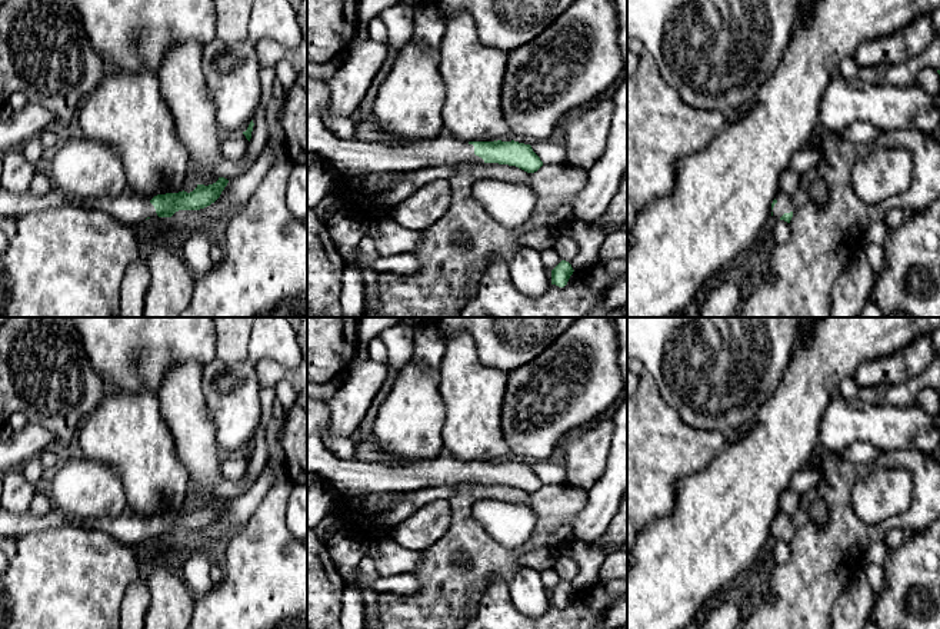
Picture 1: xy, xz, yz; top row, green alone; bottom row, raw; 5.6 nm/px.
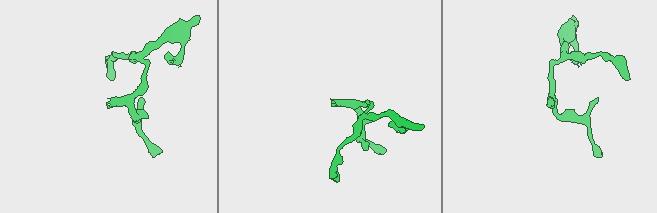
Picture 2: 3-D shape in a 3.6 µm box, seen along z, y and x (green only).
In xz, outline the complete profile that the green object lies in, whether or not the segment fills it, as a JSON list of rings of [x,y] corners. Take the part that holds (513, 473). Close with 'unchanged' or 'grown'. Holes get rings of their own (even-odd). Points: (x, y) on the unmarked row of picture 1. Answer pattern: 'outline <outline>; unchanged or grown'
outline [[[307,399],[307,473],[329,480],[349,497],[366,493],[401,493],[463,483],[499,483],[537,492],[543,482],[530,465],[519,462],[460,462],[443,455],[434,460],[399,463],[394,466],[359,460],[343,460],[323,443],[321,430],[330,420],[327,405]]]; grown

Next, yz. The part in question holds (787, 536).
outline [[[781,510],[777,513],[776,519],[771,523],[771,536],[787,543],[790,543],[793,538],[791,517],[783,513]]]; grown

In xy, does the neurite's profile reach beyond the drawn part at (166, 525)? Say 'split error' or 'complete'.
split error

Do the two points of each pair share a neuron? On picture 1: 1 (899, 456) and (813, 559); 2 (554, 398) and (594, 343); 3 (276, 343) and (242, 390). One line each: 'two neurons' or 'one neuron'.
1: one neuron
2: one neuron
3: one neuron

